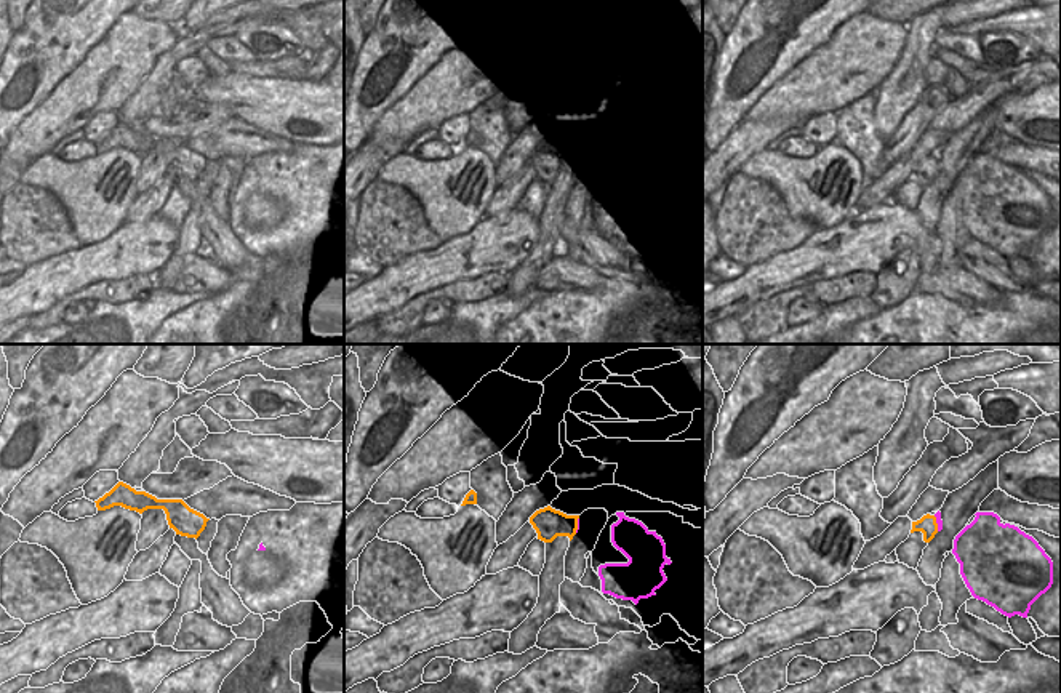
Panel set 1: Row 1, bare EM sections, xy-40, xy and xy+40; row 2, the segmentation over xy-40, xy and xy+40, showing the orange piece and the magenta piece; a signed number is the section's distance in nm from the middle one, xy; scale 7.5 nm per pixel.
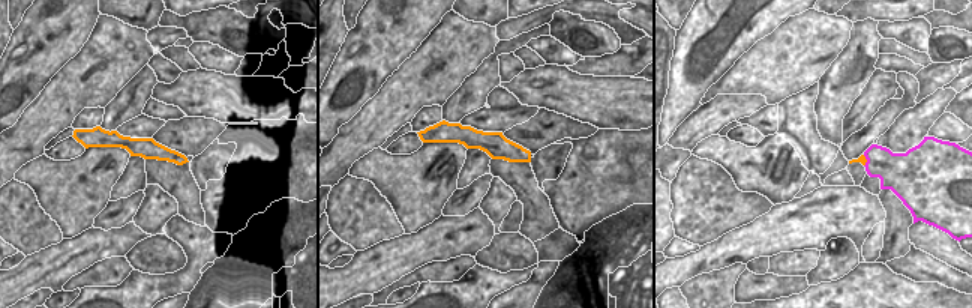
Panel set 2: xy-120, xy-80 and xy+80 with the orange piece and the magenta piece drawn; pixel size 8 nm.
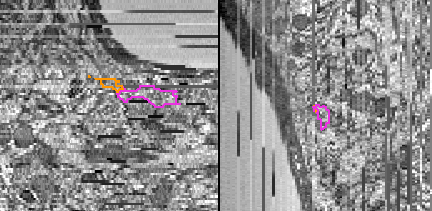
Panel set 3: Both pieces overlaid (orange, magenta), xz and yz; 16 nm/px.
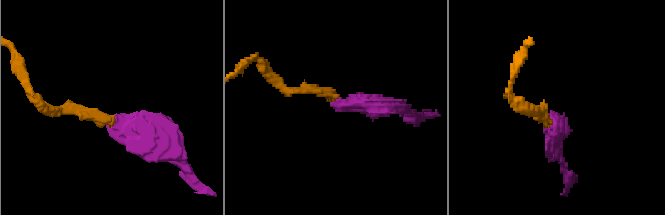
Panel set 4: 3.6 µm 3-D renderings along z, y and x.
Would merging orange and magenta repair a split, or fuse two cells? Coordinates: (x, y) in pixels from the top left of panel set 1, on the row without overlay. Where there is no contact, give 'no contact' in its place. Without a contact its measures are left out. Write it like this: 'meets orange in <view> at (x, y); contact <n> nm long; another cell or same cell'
meets orange in xy+40 at (936, 165); contact 130 nm long; same cell

